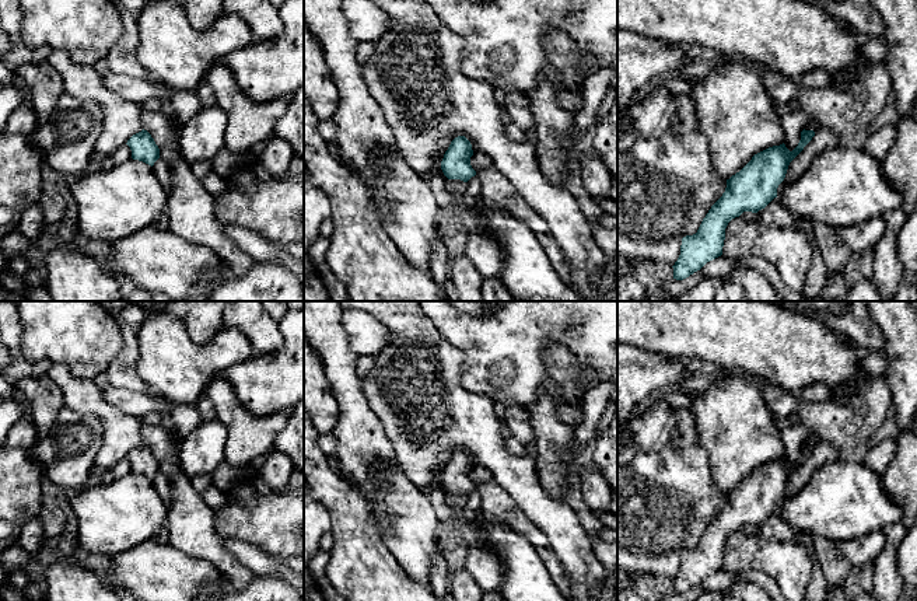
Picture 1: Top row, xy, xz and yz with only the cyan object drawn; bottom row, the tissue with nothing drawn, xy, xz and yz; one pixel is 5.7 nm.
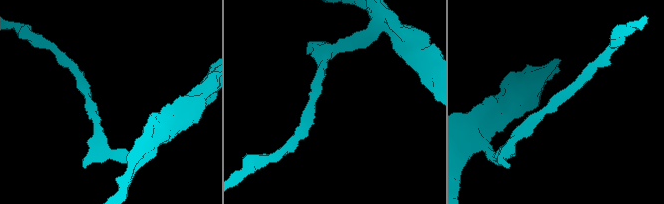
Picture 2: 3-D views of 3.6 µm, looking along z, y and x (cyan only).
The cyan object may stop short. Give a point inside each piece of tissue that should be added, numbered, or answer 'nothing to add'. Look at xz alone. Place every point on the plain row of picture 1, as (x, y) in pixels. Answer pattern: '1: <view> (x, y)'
1: xz (479, 474)

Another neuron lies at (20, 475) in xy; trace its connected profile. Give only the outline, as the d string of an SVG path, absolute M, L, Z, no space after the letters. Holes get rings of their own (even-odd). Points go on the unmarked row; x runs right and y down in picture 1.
M20 419L0 443L0 553L17 544L27 521L39 518L45 471L32 457L38 440L34 422Z

